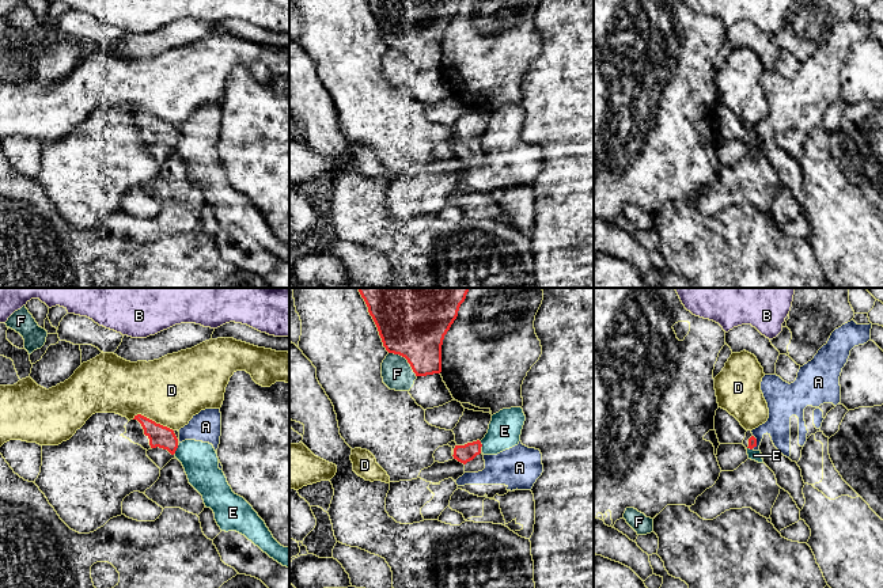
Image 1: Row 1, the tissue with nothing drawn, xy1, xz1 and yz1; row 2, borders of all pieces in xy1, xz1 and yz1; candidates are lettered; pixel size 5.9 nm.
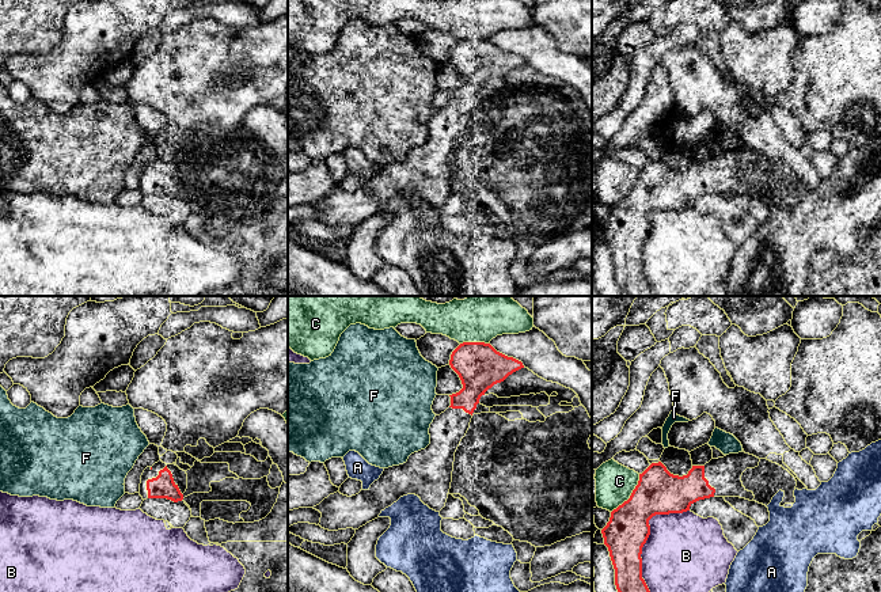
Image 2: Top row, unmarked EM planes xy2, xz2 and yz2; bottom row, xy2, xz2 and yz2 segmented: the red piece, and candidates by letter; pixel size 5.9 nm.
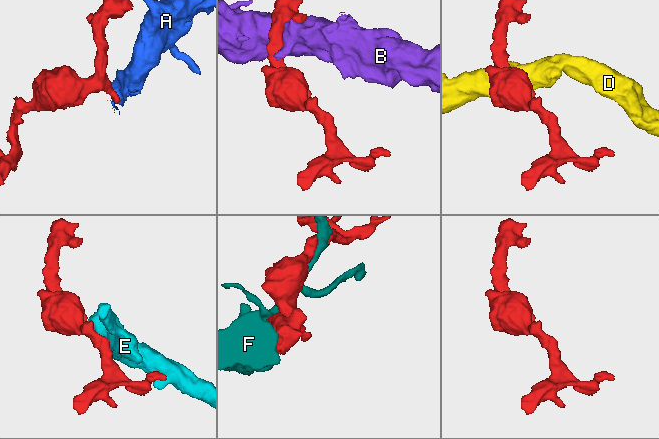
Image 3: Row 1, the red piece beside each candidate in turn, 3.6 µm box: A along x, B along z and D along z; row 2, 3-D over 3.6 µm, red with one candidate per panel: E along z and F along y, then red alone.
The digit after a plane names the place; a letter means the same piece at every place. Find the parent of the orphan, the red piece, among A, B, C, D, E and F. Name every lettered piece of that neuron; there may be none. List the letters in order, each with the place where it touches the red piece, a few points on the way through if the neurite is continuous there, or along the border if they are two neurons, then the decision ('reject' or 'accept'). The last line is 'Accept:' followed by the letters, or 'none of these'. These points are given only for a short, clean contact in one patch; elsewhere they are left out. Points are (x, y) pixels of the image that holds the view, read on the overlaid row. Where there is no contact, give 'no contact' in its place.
A: meets red in xz1 at (480, 450); border along xz1 (481, 446), (480, 452); reject
B: meets red in yz2 at (648, 537); reject
C: meets red in yz2 at (631, 494); reject
D: meets red in xy1 at (151, 420); reject
E: meets red in xy1 at (175, 450); border along xy1 (178, 446), (174, 452); reject
F: meets red in xz1 at (406, 359); reject
Accept: none of these

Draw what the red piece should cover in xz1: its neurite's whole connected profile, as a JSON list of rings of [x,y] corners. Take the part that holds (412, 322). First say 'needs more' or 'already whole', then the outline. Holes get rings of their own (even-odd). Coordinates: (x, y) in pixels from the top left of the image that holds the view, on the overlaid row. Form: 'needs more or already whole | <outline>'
already whole | [[[359,288],[389,353],[408,360],[416,376],[442,372],[444,335],[470,288]]]

